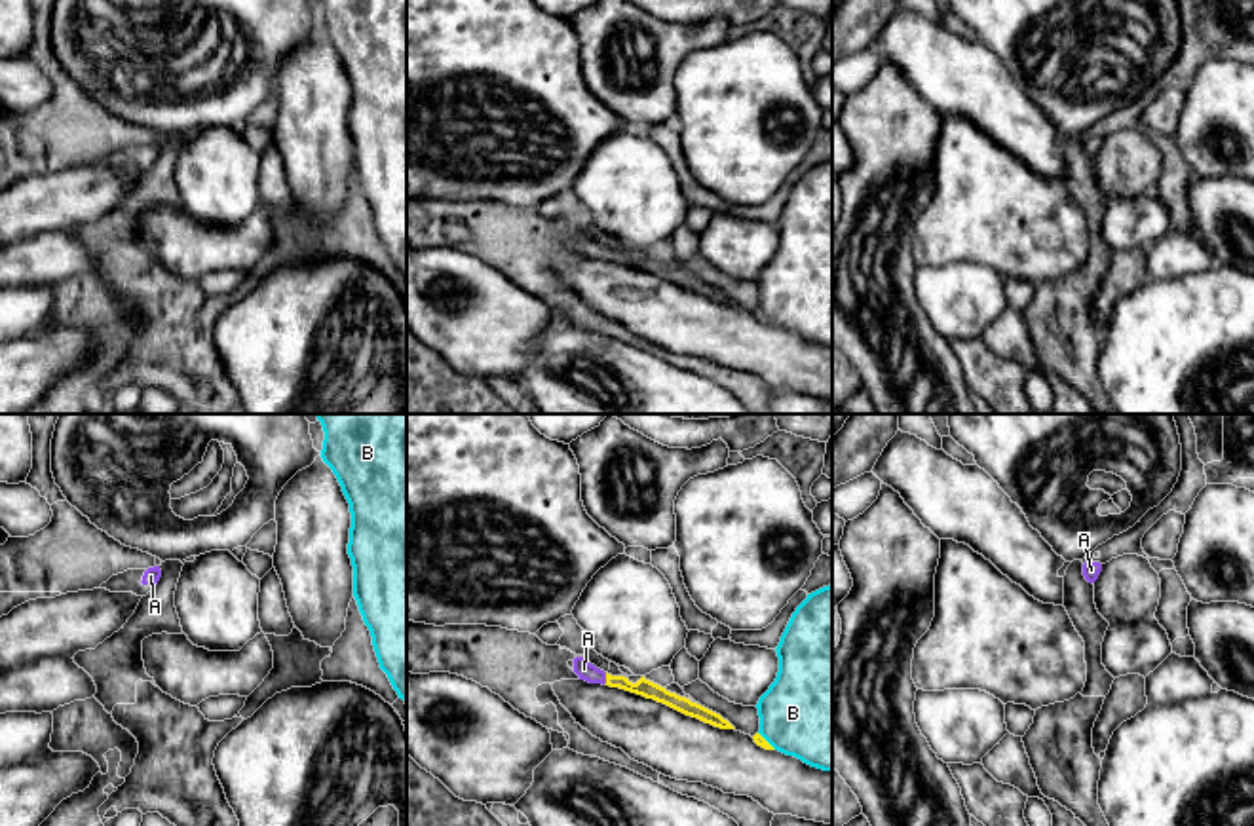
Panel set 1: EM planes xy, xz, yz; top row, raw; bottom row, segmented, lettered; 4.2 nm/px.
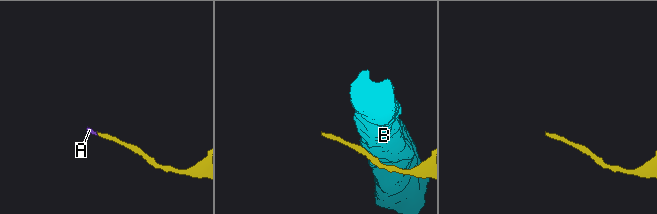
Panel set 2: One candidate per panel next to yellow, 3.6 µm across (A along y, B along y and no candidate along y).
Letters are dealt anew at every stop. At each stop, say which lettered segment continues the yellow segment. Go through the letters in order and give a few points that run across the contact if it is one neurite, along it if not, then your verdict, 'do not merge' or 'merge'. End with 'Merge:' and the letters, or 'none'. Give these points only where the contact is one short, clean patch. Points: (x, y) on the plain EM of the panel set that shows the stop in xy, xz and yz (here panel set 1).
A: line xz (645, 262), (631, 262), (607, 253), (584, 244); merge
B: line xz (759, 306), (776, 323); do not merge
Merge: A

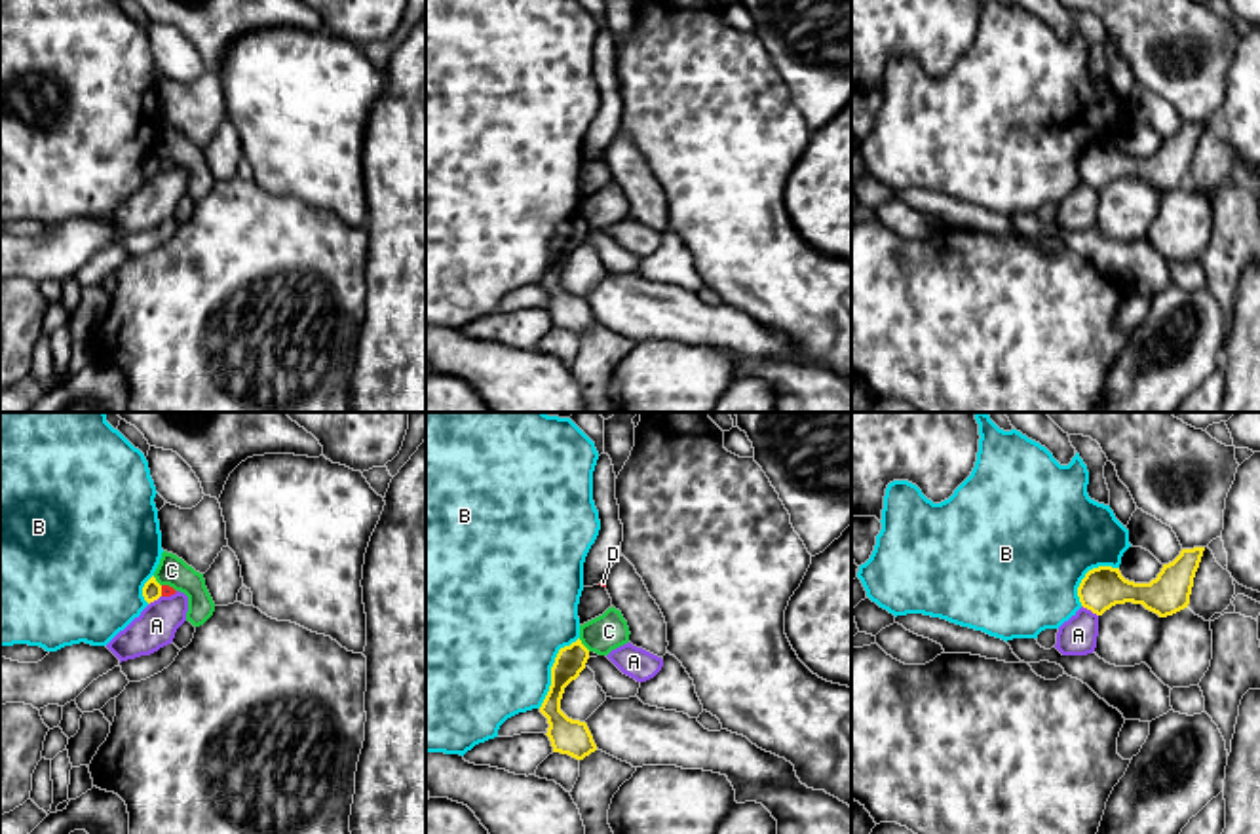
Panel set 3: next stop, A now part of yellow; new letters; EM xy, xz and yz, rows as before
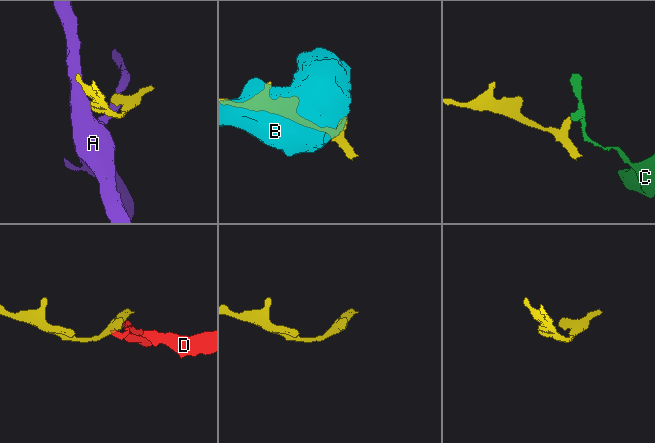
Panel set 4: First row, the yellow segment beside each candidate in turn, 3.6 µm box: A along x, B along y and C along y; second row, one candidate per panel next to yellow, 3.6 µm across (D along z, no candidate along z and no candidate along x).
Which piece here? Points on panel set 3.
A: do not merge
B: do not merge
C: line xz (578, 213), (590, 225); do not merge
D: line xy (160, 160), (162, 170); do not merge
Merge: none

